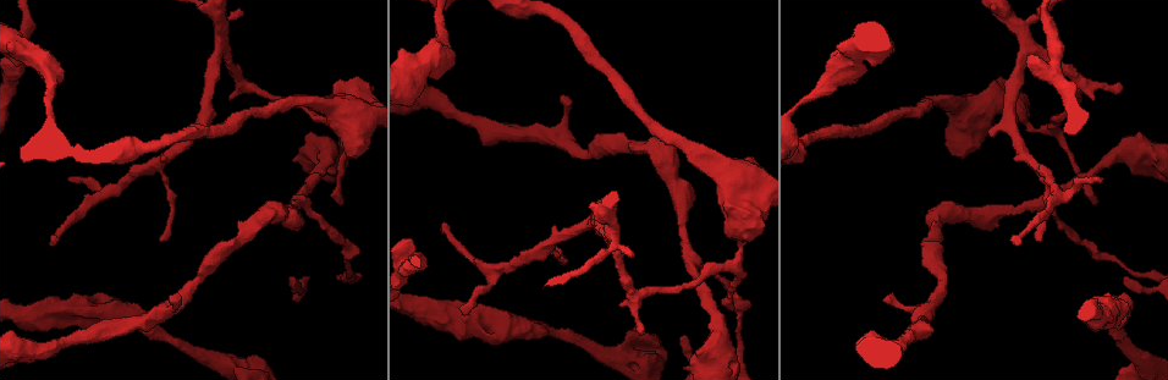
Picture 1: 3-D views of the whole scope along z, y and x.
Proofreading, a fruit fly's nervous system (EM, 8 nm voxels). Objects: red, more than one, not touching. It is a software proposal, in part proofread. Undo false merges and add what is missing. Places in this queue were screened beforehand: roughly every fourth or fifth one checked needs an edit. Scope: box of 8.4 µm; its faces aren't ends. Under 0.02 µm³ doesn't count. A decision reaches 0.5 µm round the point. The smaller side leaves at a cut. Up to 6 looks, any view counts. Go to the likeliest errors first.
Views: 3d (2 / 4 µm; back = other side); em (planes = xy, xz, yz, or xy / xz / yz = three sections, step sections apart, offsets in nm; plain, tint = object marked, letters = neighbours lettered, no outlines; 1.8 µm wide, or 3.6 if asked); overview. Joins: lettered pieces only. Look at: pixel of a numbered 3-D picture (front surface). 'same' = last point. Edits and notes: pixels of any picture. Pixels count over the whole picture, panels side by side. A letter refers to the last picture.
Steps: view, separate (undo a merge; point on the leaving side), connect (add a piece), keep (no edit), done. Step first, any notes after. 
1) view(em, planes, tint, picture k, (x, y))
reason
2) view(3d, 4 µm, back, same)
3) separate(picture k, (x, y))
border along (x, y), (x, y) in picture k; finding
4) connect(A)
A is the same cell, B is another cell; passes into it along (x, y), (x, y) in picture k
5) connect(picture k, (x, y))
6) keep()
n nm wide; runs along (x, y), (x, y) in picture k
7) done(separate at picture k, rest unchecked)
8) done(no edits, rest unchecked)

view(em, yz, step 4, letters, picture 1, (692, 260))
abrupt turn

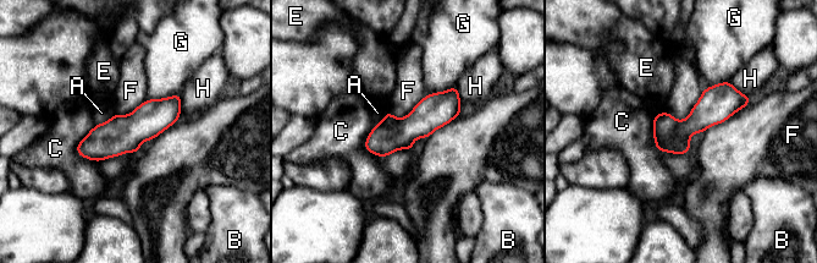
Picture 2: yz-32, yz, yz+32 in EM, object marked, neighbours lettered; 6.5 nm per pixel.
separate(picture 2, (666, 125))
A, B, C, E, F, G and H are other cells; a second neuron is stuck on

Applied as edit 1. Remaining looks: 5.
view(em, xz, step 8, tint, picture 1, (462, 312))

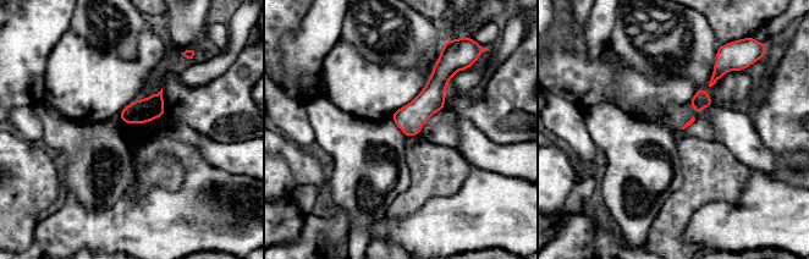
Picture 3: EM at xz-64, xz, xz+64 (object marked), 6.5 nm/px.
view(em, planes, letters, same)
another direction

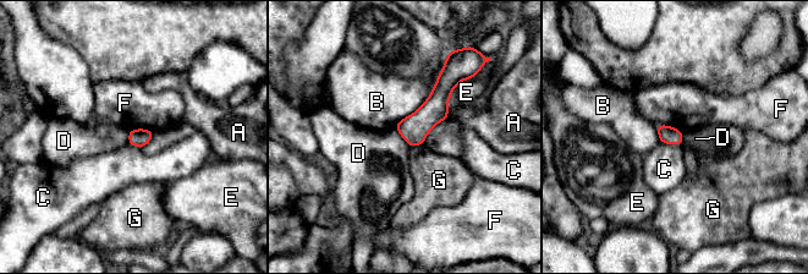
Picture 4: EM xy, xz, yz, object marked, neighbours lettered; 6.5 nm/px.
keep()
120 nm wide; A, B, C, D, E, F and G are other cells; runs along (443, 75), (412, 143) in picture 4; none of them fits

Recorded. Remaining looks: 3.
view(em, yz, step 4, tint, picture 1, (444, 233))
free end

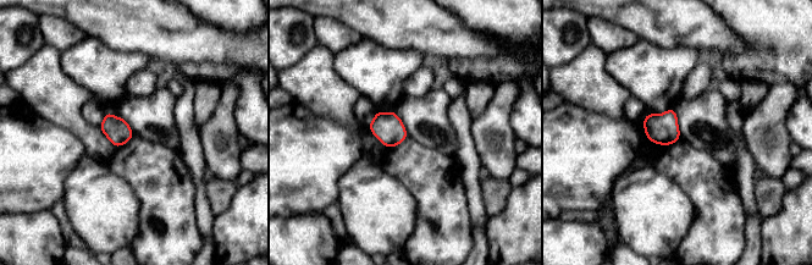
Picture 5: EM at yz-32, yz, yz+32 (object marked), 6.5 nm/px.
view(em, xy, step 8, letters, same)
another direction

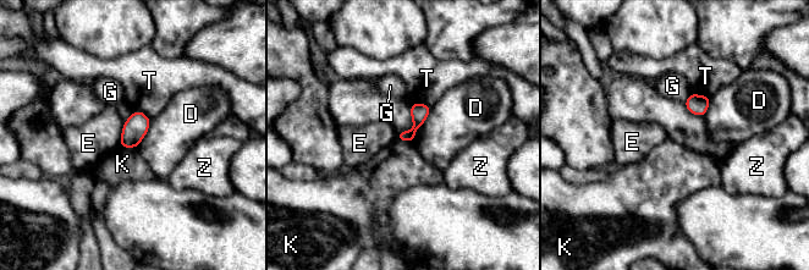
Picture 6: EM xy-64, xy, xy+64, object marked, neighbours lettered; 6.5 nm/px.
keep()
90 nm wide; D, E, G, K, T and Z are other cells; border along (396, 137), (413, 142) in picture 6; no lettered piece goes on from it

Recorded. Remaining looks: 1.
done(separate at picture 2, rest unchecked)

